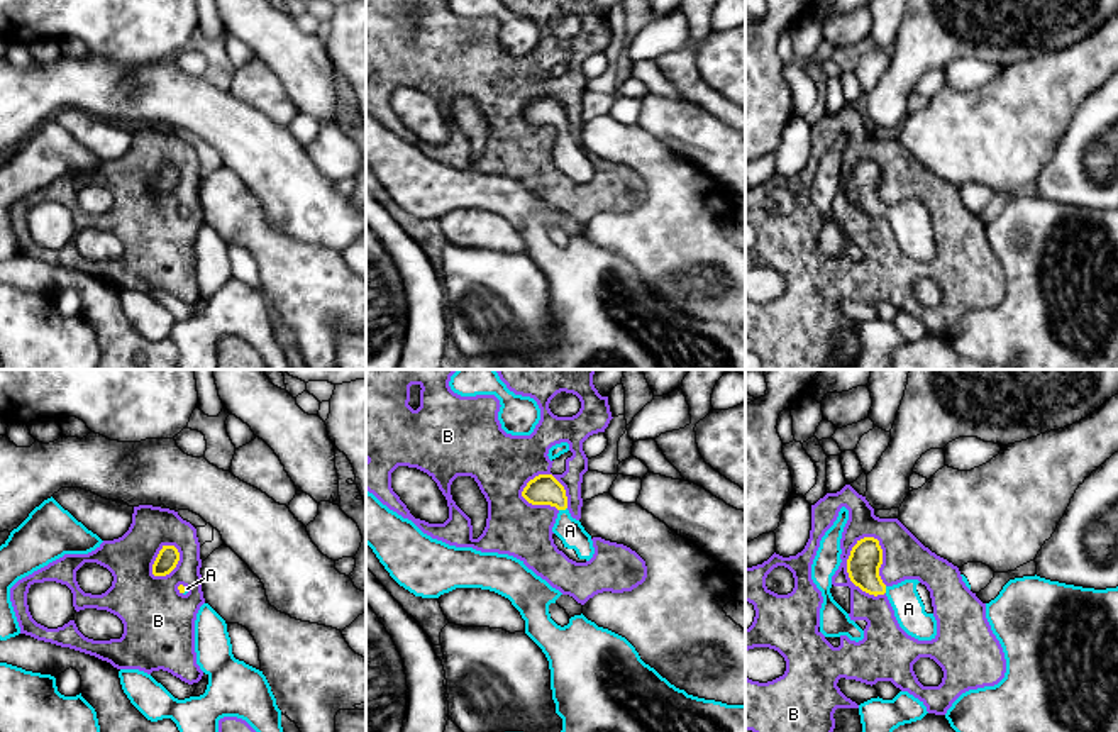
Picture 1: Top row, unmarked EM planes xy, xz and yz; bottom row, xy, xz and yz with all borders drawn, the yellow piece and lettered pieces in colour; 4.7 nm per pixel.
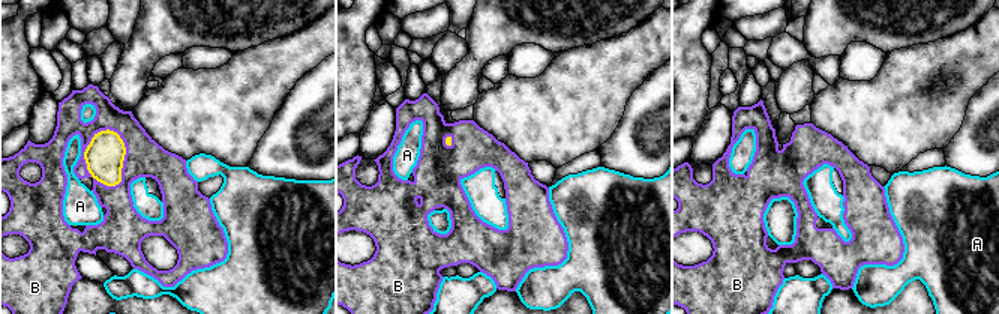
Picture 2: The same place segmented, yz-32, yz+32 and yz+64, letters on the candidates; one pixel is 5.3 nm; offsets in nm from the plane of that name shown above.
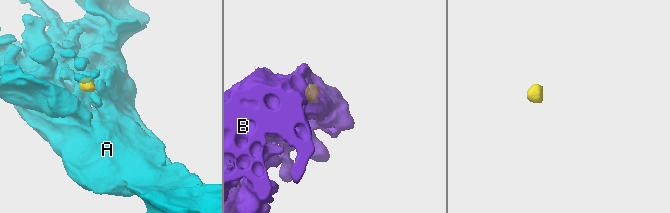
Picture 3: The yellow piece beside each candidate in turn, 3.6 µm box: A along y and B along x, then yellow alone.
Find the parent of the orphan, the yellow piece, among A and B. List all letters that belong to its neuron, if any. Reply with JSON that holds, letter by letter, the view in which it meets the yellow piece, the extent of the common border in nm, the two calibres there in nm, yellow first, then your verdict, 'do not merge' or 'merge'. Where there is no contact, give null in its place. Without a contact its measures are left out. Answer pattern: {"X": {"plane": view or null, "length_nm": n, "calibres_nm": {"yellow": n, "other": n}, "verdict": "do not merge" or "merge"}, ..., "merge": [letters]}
{"A": {"plane": "xz", "length_nm": 40, "calibres_nm": {"yellow": 140, "other": 120}, "verdict": "merge"}, "B": {"plane": "yz", "length_nm": 300, "calibres_nm": {"yellow": 160, "other": 180}, "verdict": "do not merge"}, "merge": ["A"]}

